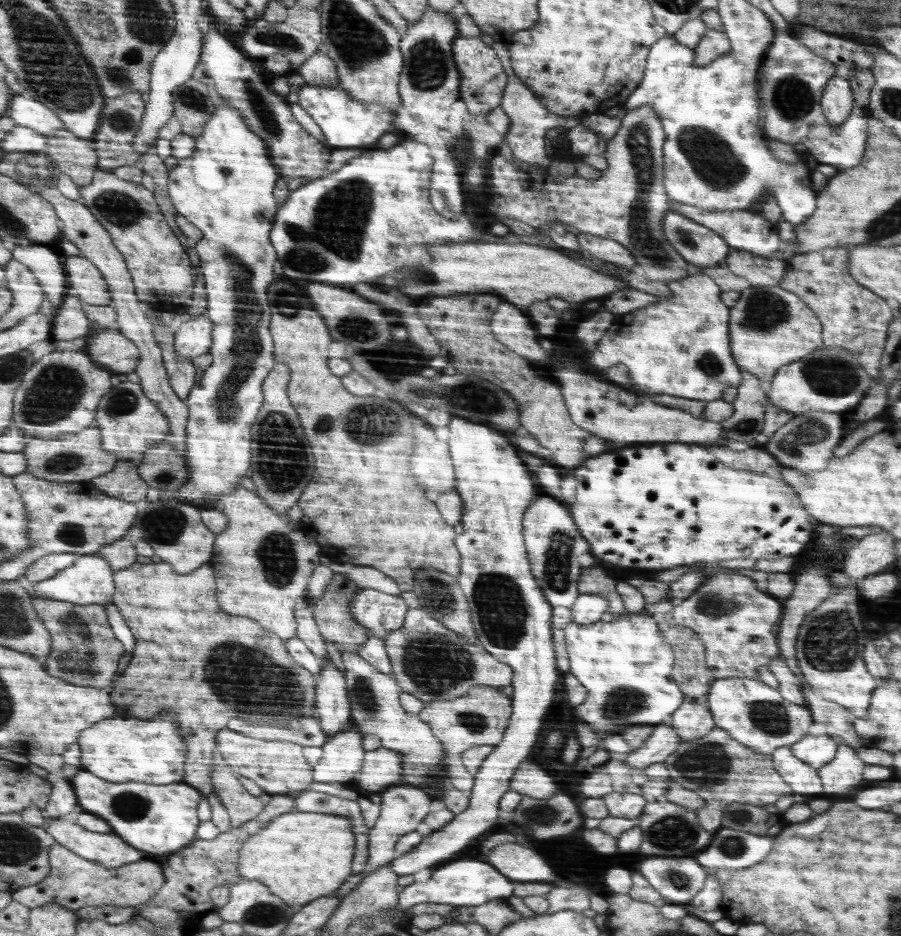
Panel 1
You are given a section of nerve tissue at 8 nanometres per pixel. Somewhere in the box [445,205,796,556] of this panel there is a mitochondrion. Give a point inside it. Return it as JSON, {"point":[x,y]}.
{"point":[764,312]}

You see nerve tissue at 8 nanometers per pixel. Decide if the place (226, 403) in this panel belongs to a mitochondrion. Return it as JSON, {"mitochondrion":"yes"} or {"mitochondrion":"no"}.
{"mitochondrion":"yes"}

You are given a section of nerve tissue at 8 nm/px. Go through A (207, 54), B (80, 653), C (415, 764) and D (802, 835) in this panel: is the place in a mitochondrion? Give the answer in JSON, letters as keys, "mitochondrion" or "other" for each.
{"A":"other","B":"mitochondrion","C":"mitochondrion","D":"other"}

